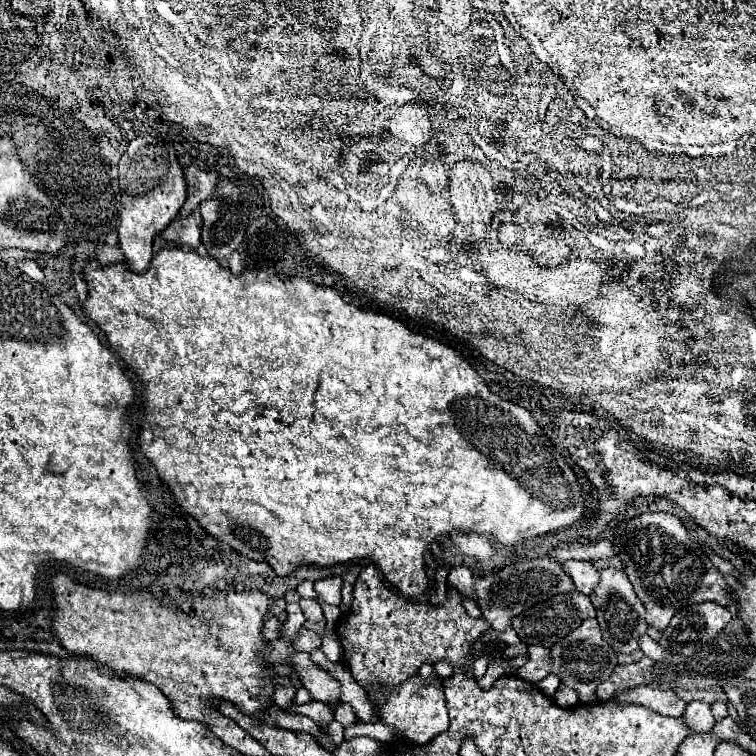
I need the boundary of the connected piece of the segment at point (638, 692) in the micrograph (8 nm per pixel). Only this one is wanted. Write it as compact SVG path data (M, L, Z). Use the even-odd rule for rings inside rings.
M638 686L632 690L622 692L622 696L616 696L620 702L628 704L640 704L644 708L650 708L656 714L680 718L686 710L686 702L672 690L662 690L654 686Z

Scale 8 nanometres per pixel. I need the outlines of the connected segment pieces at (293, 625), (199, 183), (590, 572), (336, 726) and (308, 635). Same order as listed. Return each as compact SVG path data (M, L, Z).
M288 604L286 614L288 614L288 620L280 628L280 638L292 640L298 636L298 630L304 626L304 614L298 604Z
M194 164L186 168L186 188L188 188L188 198L184 206L180 208L178 216L190 216L202 200L208 200L214 194L214 184L218 184L218 172L204 172L196 168Z
M568 560L562 564L566 568L566 572L570 572L570 578L574 580L576 584L576 590L590 596L594 592L594 588L598 586L598 570L590 564L590 562L584 562L584 560Z
M335 720L328 725L326 733L337 745L344 741L344 727Z
M302 628L300 636L294 640L296 652L312 652L320 646L322 646L322 636L318 632L312 632L312 630L306 630L306 628Z

